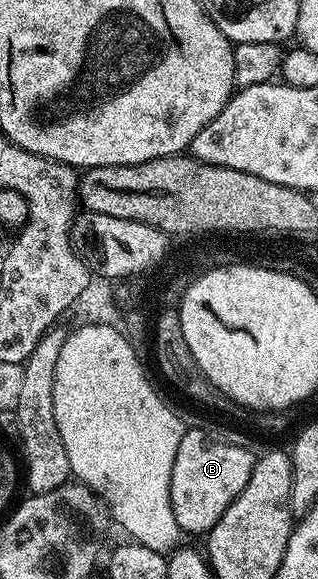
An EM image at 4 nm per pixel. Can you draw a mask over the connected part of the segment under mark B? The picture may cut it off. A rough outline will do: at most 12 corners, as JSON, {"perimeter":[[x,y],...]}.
{"perimeter":[[185,430],[170,477],[181,532],[203,536],[257,456]]}

